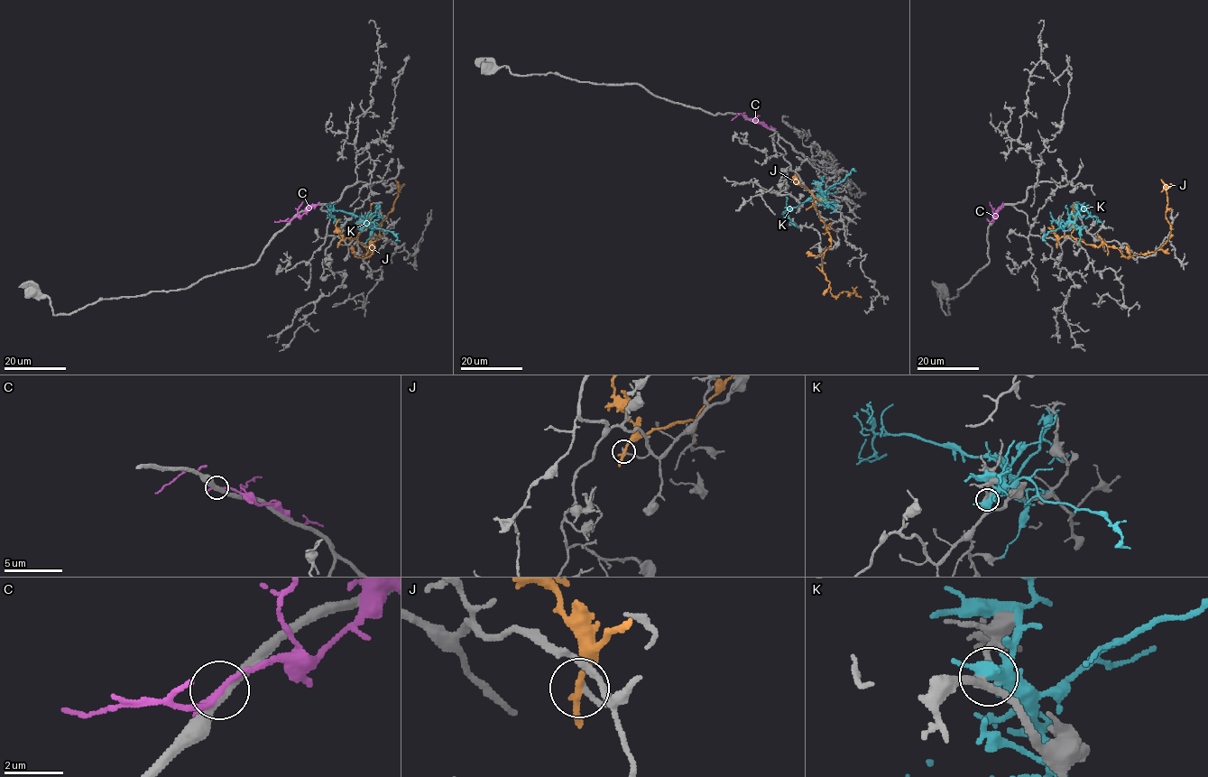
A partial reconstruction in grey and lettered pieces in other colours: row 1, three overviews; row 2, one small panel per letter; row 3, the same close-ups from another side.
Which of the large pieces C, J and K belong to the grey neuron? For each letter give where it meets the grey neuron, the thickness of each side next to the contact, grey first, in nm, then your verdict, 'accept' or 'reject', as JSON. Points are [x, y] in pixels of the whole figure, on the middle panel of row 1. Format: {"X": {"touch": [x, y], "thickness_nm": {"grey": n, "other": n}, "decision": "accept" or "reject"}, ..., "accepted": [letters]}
{"C": {"touch": [747, 118], "thickness_nm": {"grey": 320, "other": 150}, "decision": "reject"}, "J": {"touch": [795, 182], "thickness_nm": {"grey": 170, "other": 220}, "decision": "reject"}, "K": {"touch": [817, 189], "thickness_nm": {"grey": 190, "other": 380}, "decision": "reject"}, "accepted": []}

